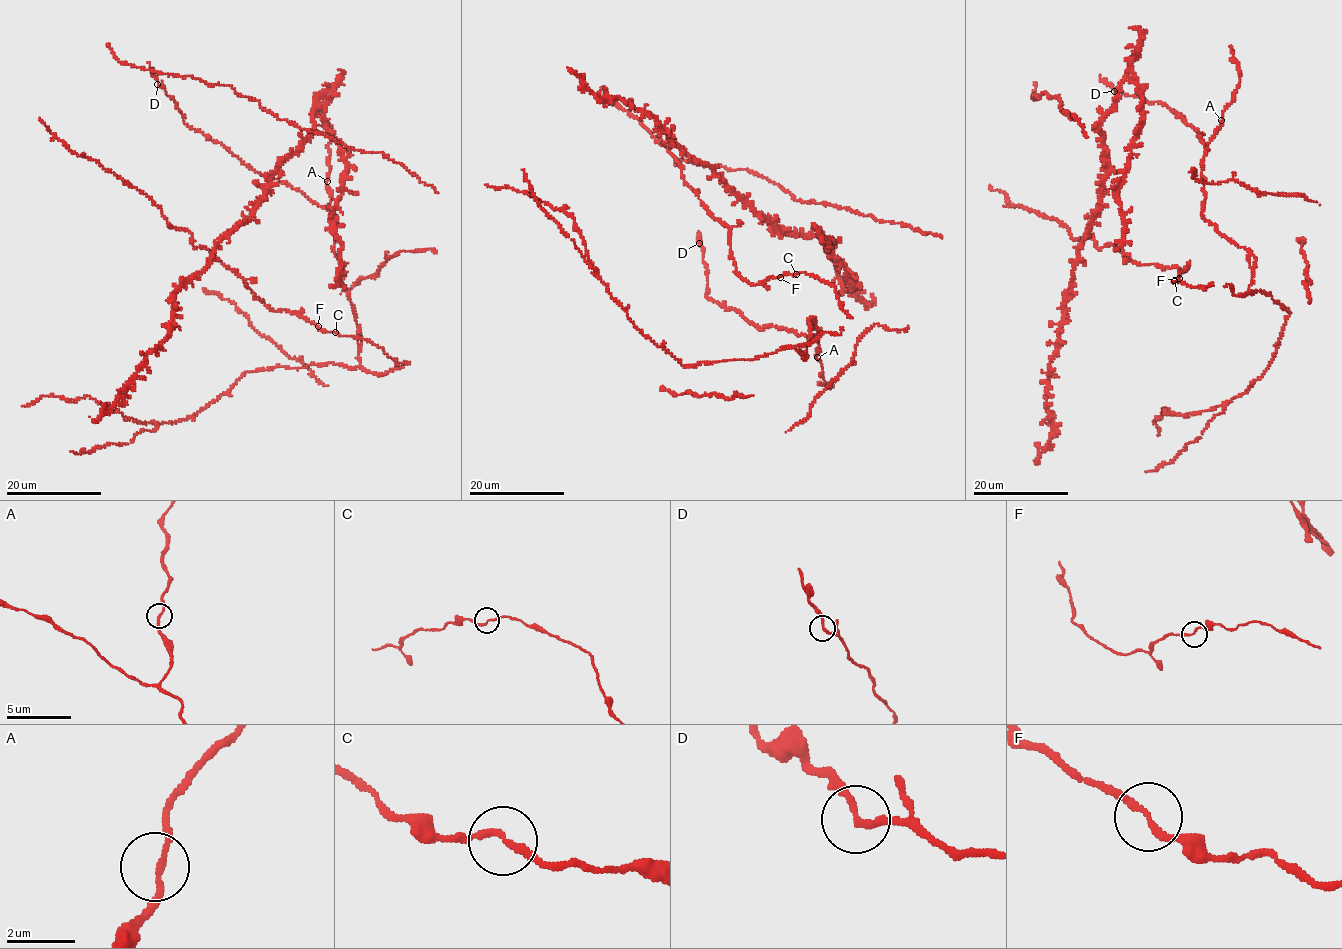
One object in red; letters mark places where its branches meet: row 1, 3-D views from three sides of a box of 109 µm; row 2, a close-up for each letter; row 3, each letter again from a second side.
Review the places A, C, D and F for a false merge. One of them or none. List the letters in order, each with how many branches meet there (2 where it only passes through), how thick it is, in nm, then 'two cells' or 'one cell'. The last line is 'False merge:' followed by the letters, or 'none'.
A: branches 2; calibre 170 nm; one cell
C: branches 2; calibre 170 nm; one cell
D: branches 2; calibre 170 nm; one cell
F: branches 2; calibre 160 nm; one cell
False merge: none

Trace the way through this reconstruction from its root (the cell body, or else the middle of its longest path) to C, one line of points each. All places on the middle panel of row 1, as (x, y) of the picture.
C: (780, 277), (796, 274)

